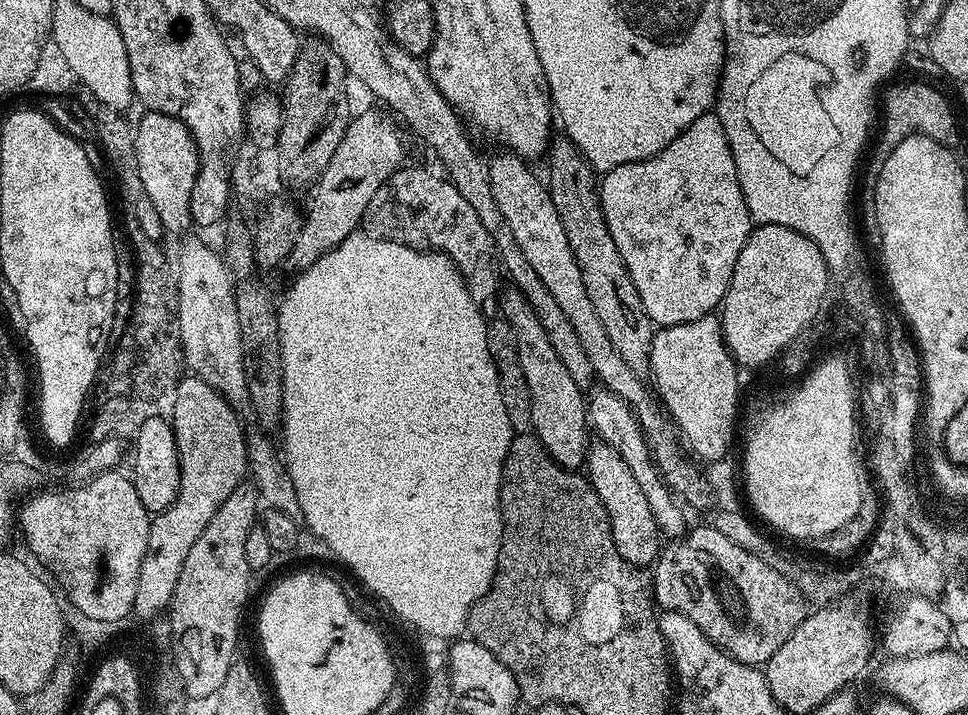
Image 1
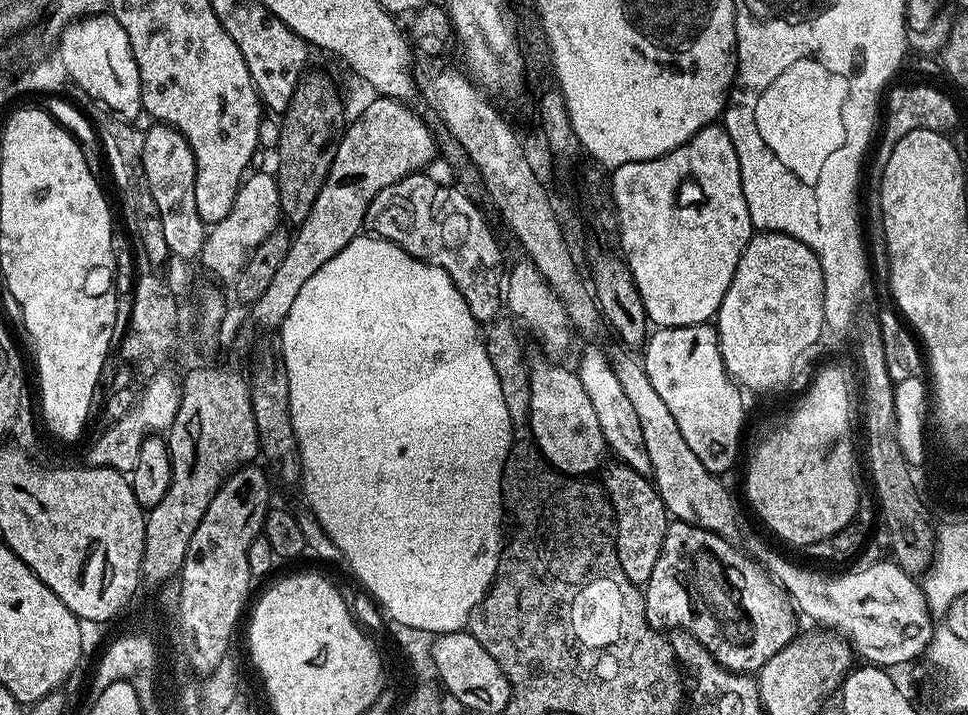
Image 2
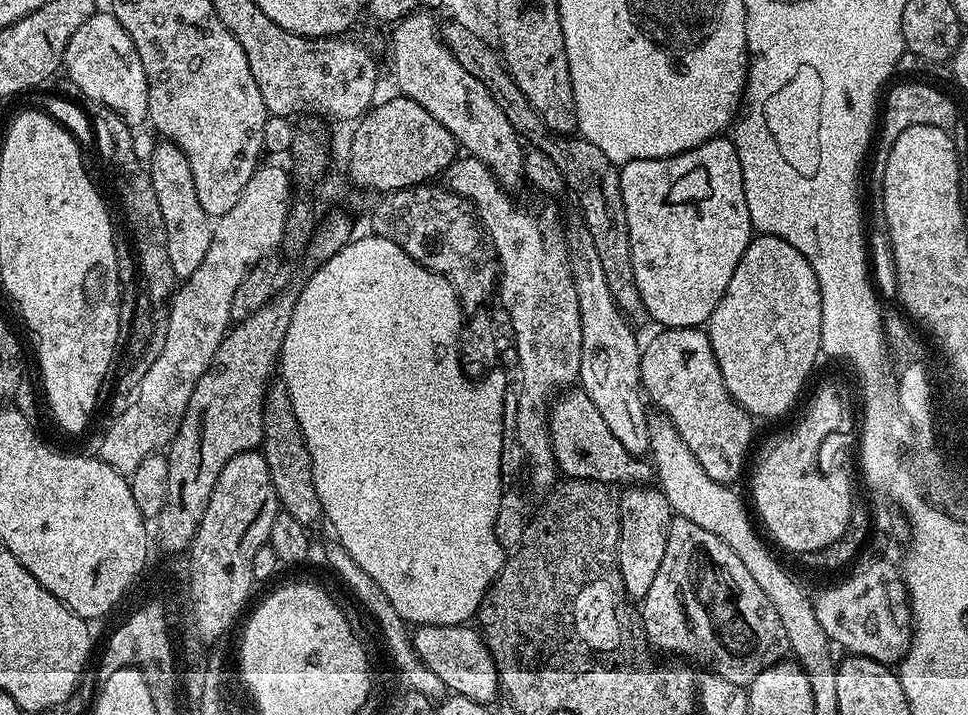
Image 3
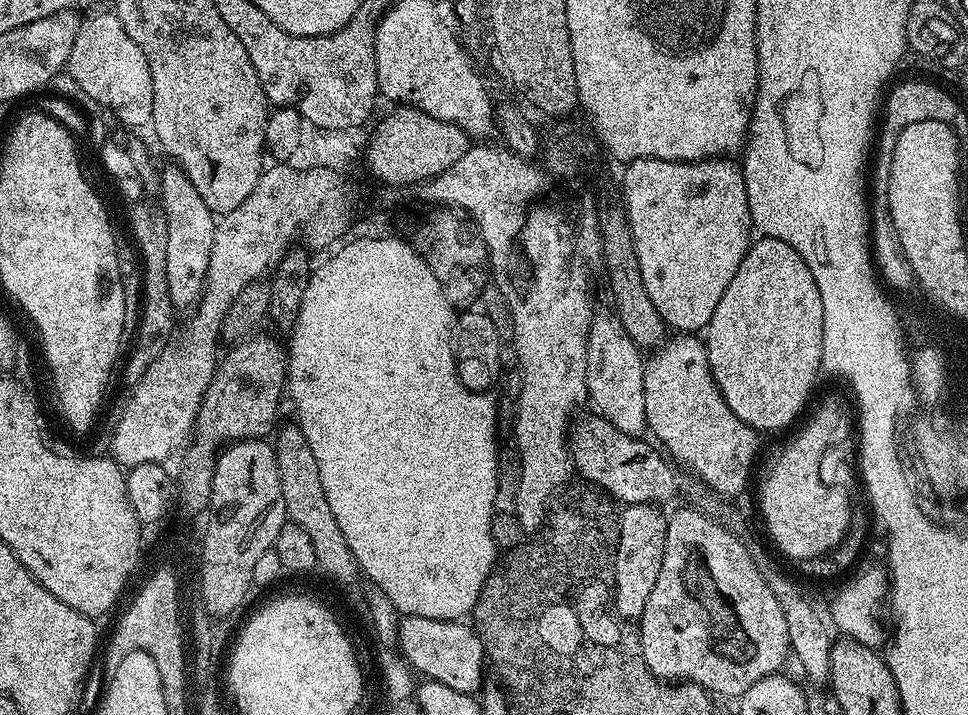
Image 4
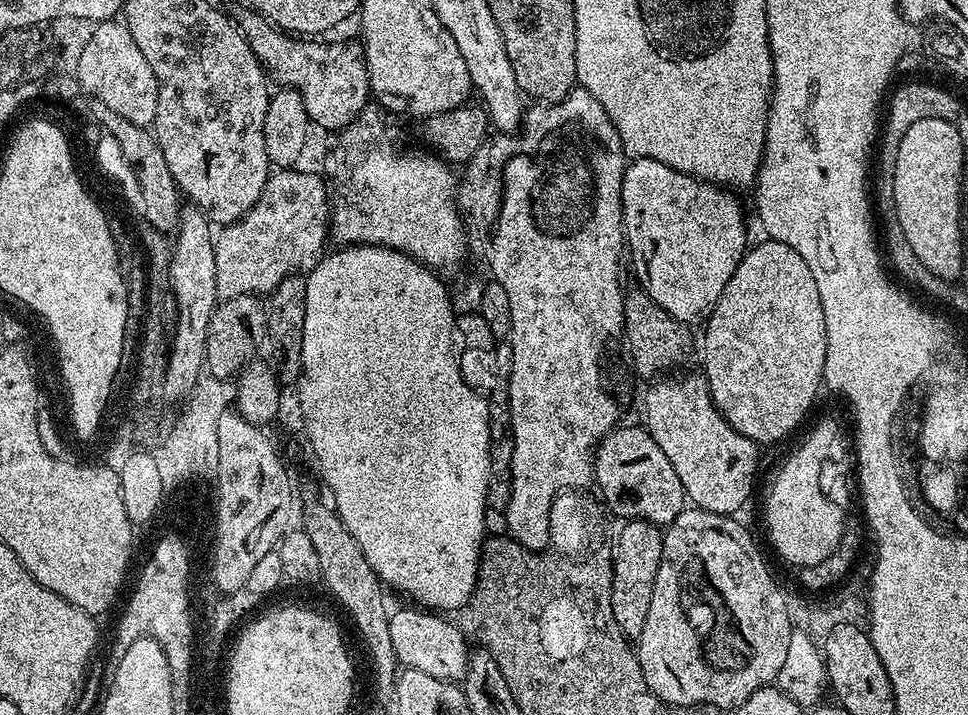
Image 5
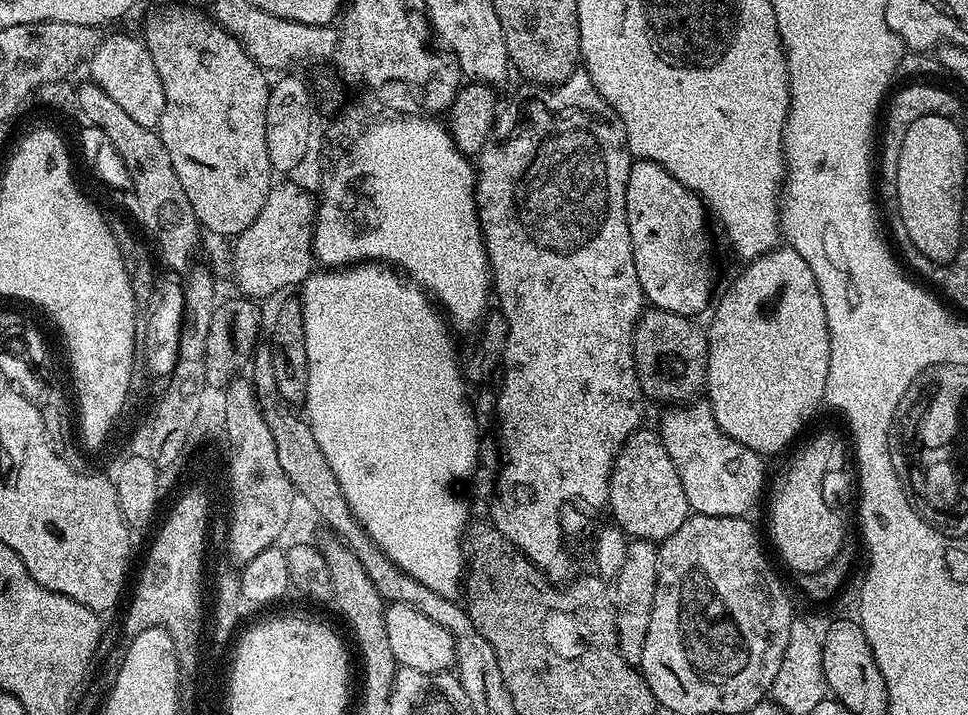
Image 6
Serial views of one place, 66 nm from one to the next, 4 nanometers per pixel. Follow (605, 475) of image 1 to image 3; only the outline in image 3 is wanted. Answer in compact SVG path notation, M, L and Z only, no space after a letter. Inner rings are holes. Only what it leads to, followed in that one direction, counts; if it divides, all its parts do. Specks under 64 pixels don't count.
M628 486L619 493L620 505L620 541L616 557L620 563L622 586L626 590L629 601L640 602L646 594L650 594L650 585L658 575L658 566L662 566L662 554L666 554L666 538L674 519L670 503L666 500L659 487L656 486Z

